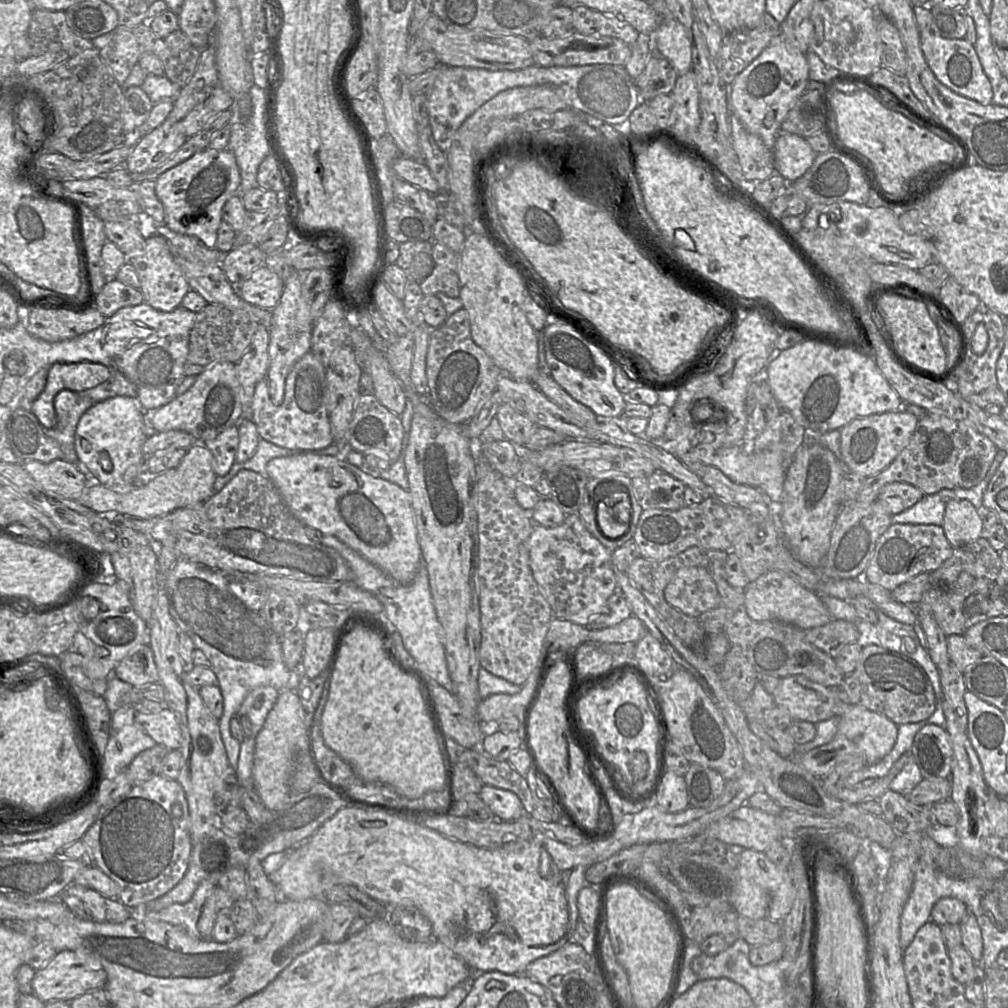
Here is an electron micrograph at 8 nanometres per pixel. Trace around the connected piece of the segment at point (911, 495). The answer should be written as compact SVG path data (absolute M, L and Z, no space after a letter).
M892 482L881 489L876 501L893 516L909 509L923 496L924 493L912 484Z

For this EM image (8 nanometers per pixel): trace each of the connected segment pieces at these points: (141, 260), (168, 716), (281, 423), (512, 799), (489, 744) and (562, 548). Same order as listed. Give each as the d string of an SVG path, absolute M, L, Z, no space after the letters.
M152 235L144 245L126 254L128 263L134 268L140 280L144 303L162 312L171 312L181 306L184 296L191 290L180 265L175 260L169 247L160 235Z
M164 707L158 713L136 712L134 720L155 741L169 750L178 750L182 742L181 729L173 710Z
M310 351L301 357L292 367L285 381L284 398L280 405L275 405L270 397L265 379L257 383L252 401L252 417L261 440L277 446L301 452L321 450L335 443L328 416L328 390L325 367Z
M484 785L478 795L498 820L517 820L527 815L520 799L511 791Z
M525 722L516 732L496 732L482 740L482 751L497 761L507 761L513 752L523 746L524 748L527 747L525 743Z
M568 514L563 524L557 527L535 525L528 540L528 549L533 577L549 603L554 618L588 626L592 619L603 613L608 599L617 589L612 552L587 530L578 514Z

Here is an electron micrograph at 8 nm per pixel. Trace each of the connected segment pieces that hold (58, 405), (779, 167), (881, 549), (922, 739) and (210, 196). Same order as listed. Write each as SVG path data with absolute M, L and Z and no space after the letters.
M69 390L61 391L54 399L56 412L56 425L47 430L46 435L55 435L63 453L63 459L77 463L78 457L75 449L75 432L81 416L93 405L89 397L82 396L83 392Z
M780 132L773 147L775 171L792 183L812 166L817 154L806 138Z
M894 523L880 537L864 577L870 583L891 592L920 573L936 570L951 556L952 552L953 547L941 525Z
M927 724L915 735L910 759L919 767L923 779L950 777L953 748L944 726Z
M205 149L167 170L155 180L155 192L165 212L165 224L176 233L195 236L209 249L217 241L225 203L240 189L240 172L228 149Z

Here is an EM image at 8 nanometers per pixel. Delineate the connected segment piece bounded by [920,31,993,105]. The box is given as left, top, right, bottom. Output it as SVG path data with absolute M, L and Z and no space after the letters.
M920 31L920 44L929 68L940 83L955 93L982 105L992 103L992 87L983 71L974 44L965 39L945 39L931 31Z

